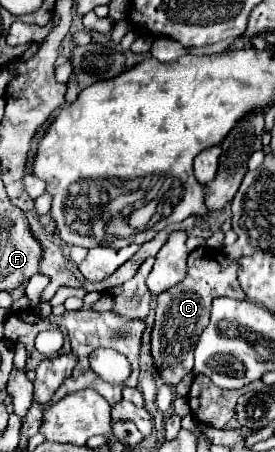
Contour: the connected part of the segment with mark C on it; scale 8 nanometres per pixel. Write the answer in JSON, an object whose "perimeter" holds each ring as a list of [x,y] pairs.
{"perimeter":[[[198,247],[188,255],[188,275],[182,285],[158,295],[156,323],[152,329],[152,355],[164,383],[176,385],[182,377],[192,373],[194,345],[202,329],[208,325],[212,301],[222,295],[238,295],[238,299],[244,299],[244,293],[236,281],[236,269],[236,261],[228,259],[222,251]]]}

